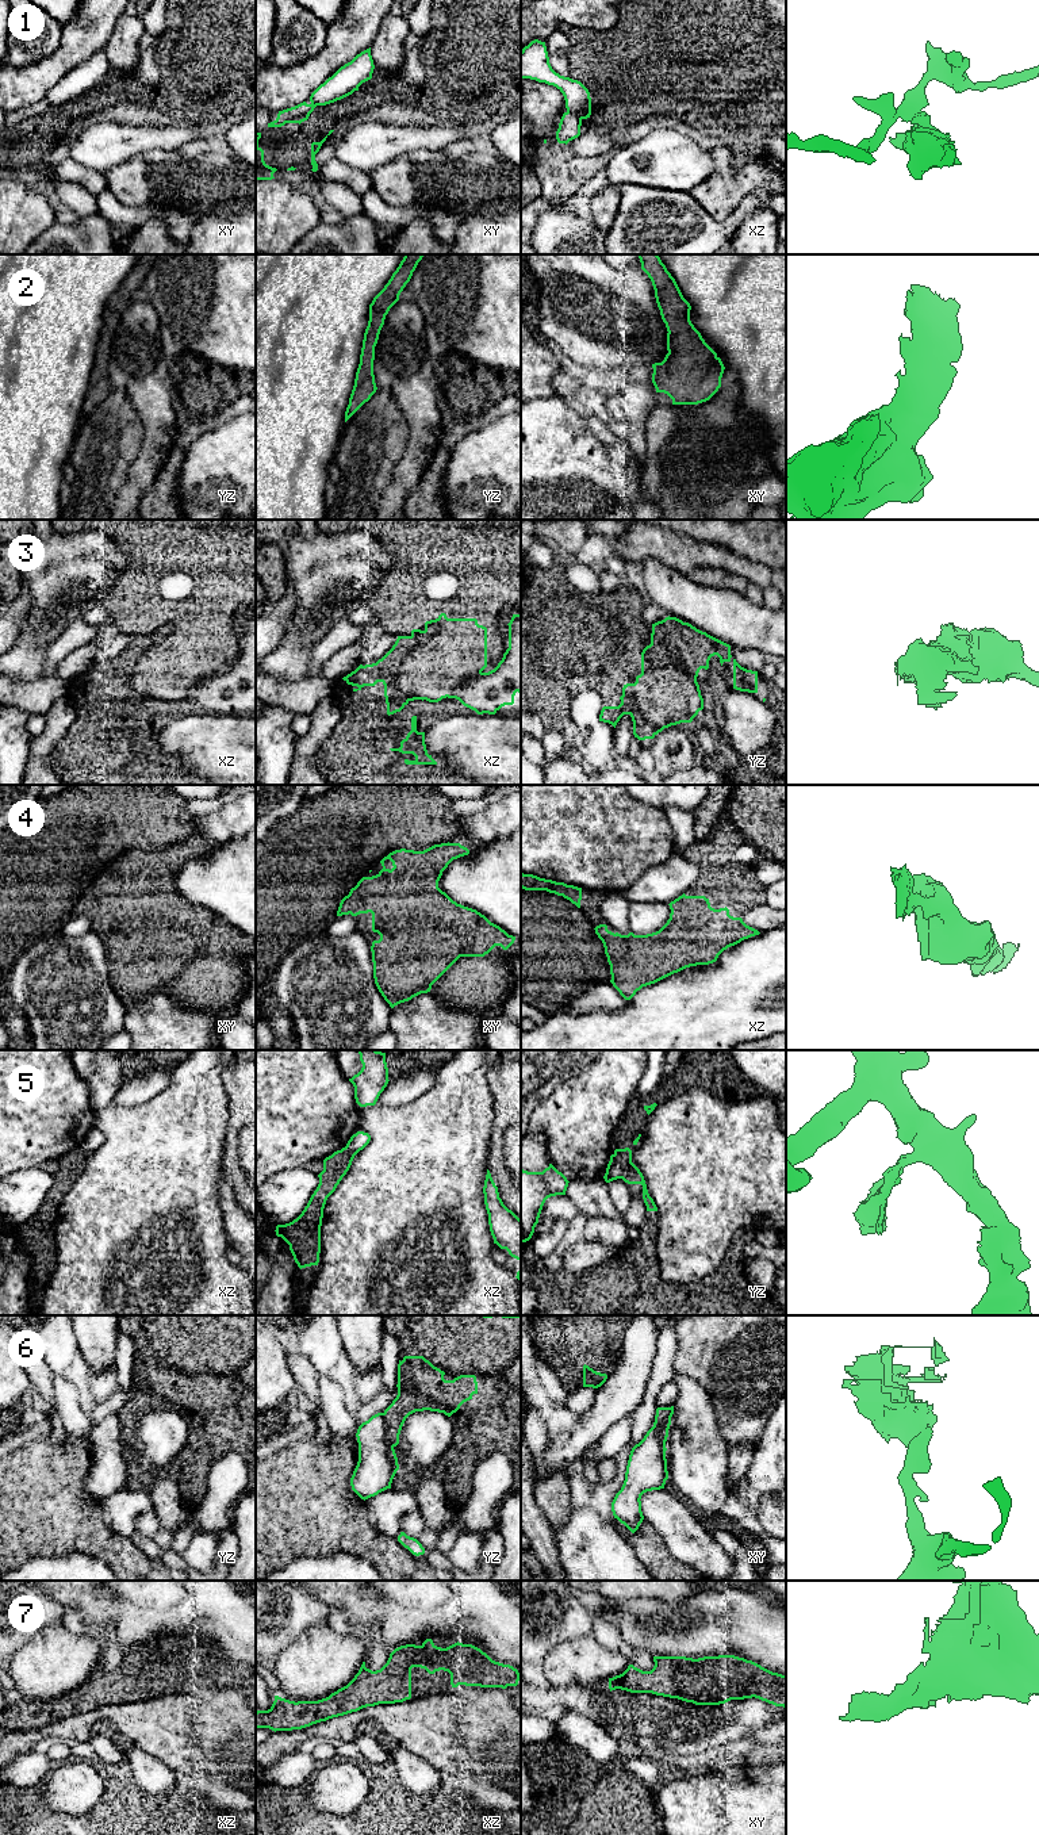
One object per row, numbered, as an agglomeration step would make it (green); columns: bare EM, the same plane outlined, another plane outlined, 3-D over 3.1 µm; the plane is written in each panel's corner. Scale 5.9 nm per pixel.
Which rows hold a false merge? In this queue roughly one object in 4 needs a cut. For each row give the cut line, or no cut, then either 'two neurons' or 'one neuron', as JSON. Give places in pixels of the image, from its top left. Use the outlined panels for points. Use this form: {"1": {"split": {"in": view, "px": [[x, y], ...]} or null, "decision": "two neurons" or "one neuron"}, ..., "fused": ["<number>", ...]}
{"1": {"split": {"in": "xz", "px": [[567, 111], [582, 118]]}, "decision": "two neurons"}, "2": {"split": null, "decision": "one neuron"}, "3": {"split": {"in": "yz", "px": [[621, 708], [633, 703], [647, 721], [663, 728]]}, "decision": "two neurons"}, "4": {"split": null, "decision": "one neuron"}, "5": {"split": null, "decision": "one neuron"}, "6": {"split": {"in": "yz", "px": [[382, 1413], [386, 1437], [393, 1447]]}, "decision": "two neurons"}, "7": {"split": null, "decision": "one neuron"}, "fused": ["1", "3", "6"]}

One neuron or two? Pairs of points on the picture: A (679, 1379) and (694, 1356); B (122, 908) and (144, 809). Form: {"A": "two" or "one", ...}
{"A": "two", "B": "two"}

